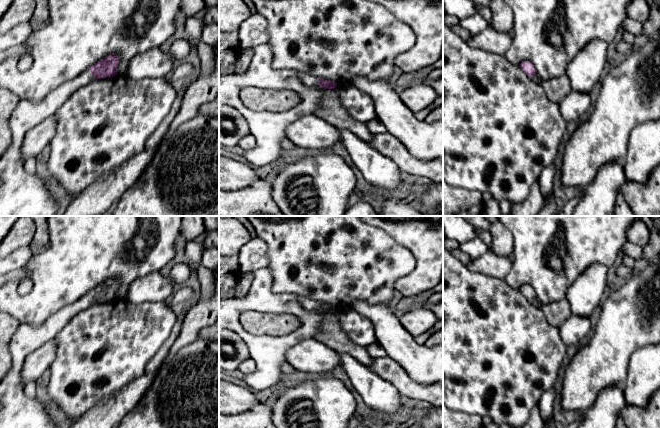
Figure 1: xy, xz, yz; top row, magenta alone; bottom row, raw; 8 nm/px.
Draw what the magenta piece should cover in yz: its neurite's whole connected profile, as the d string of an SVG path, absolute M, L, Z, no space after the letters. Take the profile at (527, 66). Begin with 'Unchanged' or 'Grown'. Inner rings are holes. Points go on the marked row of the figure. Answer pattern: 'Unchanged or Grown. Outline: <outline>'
Grown. Outline: M522 61L520 67L523 71L534 81L540 82L538 75L536 74L536 70L530 61Z

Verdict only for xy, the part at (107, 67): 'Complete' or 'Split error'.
Split error

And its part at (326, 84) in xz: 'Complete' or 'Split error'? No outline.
Split error

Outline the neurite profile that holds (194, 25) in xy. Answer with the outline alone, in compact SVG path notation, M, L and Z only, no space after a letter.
M202 15L186 17L184 29L189 36L200 41L204 25L205 21Z

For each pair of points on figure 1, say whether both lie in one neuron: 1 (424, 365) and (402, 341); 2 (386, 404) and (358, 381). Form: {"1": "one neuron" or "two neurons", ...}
{"1": "one neuron", "2": "one neuron"}

